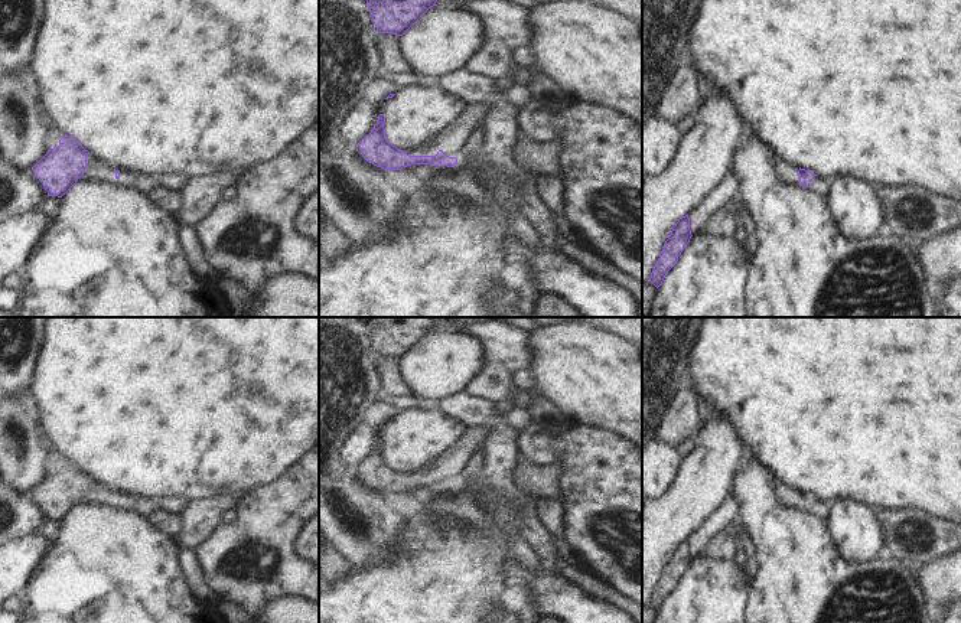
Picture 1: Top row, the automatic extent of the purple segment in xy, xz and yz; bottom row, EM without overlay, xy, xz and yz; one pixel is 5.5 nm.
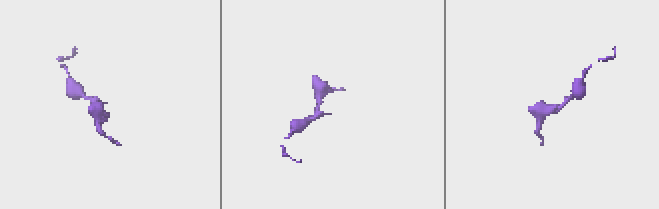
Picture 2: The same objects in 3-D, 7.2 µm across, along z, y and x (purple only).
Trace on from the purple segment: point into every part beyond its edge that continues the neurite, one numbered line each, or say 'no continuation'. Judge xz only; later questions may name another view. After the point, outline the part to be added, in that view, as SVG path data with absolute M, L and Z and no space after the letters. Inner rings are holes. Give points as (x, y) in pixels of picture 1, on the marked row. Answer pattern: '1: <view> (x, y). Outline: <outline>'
1: xz (450, 142). Outline: M468 102L465 111L430 144L405 151L410 156L436 156L442 150L449 157L457 157L470 133L482 125L489 111L489 102Z

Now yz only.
1: yz (787, 170). Outline: M781 159L776 163L775 169L776 169L778 176L784 182L801 185L799 176L798 176L798 170L799 170L799 166L798 164L795 164L792 162L788 162L785 159Z

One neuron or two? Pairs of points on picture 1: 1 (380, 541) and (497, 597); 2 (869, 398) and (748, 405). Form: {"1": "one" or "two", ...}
{"1": "two", "2": "one"}

